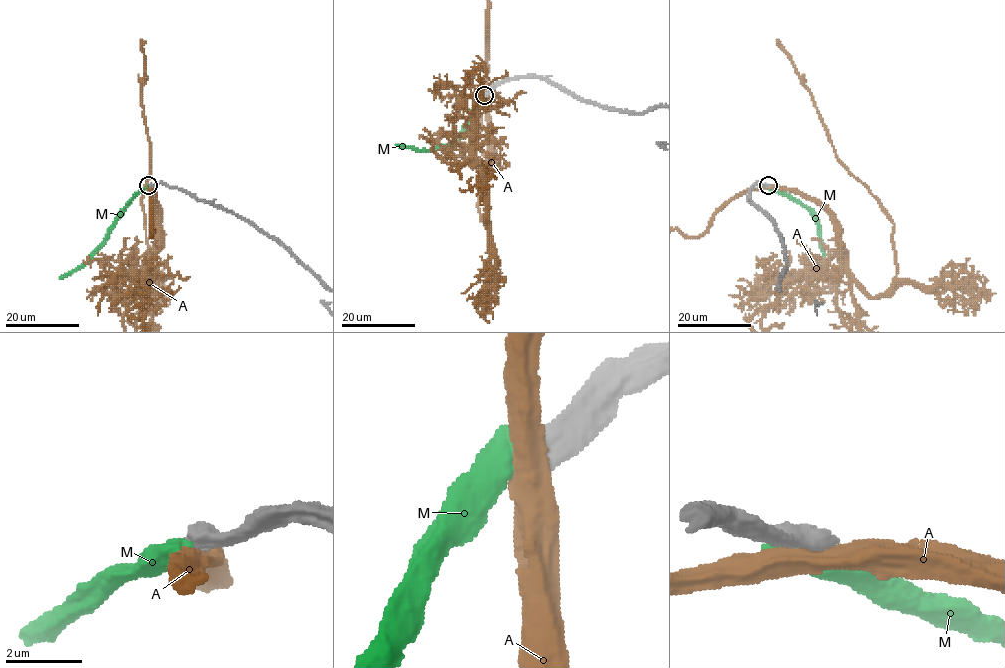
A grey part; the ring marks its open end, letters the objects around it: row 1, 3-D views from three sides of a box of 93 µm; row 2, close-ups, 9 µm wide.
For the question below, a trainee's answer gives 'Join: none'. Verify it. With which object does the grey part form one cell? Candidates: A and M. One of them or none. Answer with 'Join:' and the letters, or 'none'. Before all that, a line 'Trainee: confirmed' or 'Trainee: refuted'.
Trainee: confirmed
Join: none

